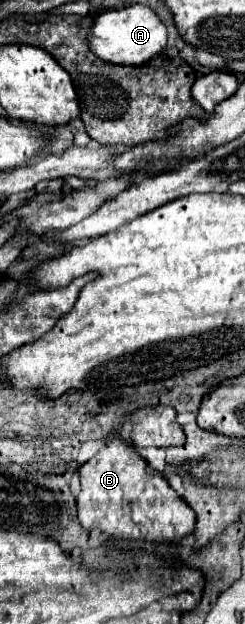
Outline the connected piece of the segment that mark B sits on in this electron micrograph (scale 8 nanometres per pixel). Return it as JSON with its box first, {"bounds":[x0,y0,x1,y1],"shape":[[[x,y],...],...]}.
{"bounds":[77,433,195,541],"shape":[[[119,433],[107,437],[107,445],[97,451],[87,463],[79,467],[81,491],[77,495],[77,515],[81,525],[91,531],[99,527],[101,531],[117,539],[147,539],[147,541],[181,541],[195,529],[195,513],[189,505],[169,487],[167,479],[149,467],[149,463],[133,449],[131,443],[119,437]]]}

